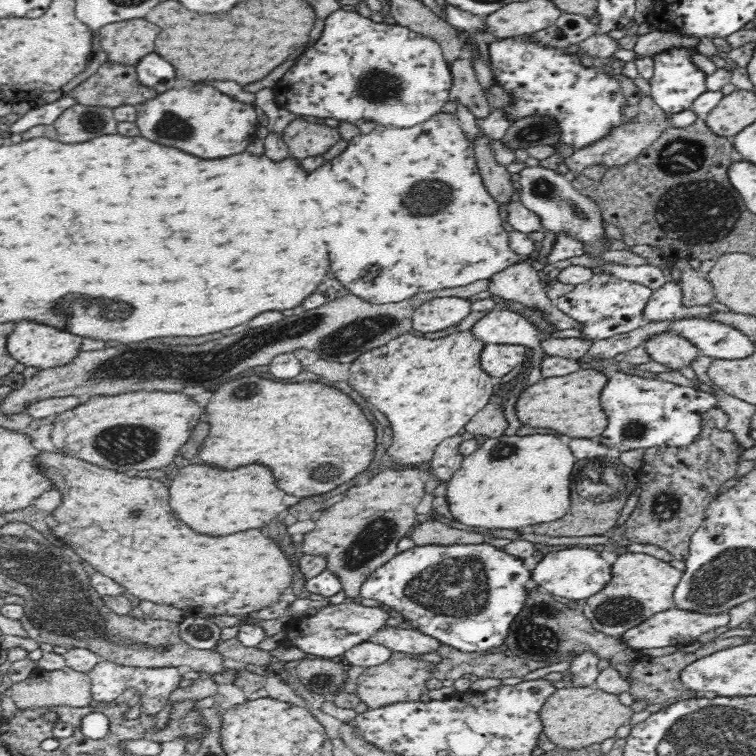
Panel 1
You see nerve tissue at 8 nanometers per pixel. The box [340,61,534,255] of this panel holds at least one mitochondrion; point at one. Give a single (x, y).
(380, 86)

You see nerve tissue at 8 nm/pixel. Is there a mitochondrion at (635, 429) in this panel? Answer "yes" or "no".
yes

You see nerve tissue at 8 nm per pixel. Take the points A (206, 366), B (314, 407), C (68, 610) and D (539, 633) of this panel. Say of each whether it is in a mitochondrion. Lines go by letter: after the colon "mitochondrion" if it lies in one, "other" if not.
A: mitochondrion
B: other
C: mitochondrion
D: mitochondrion

